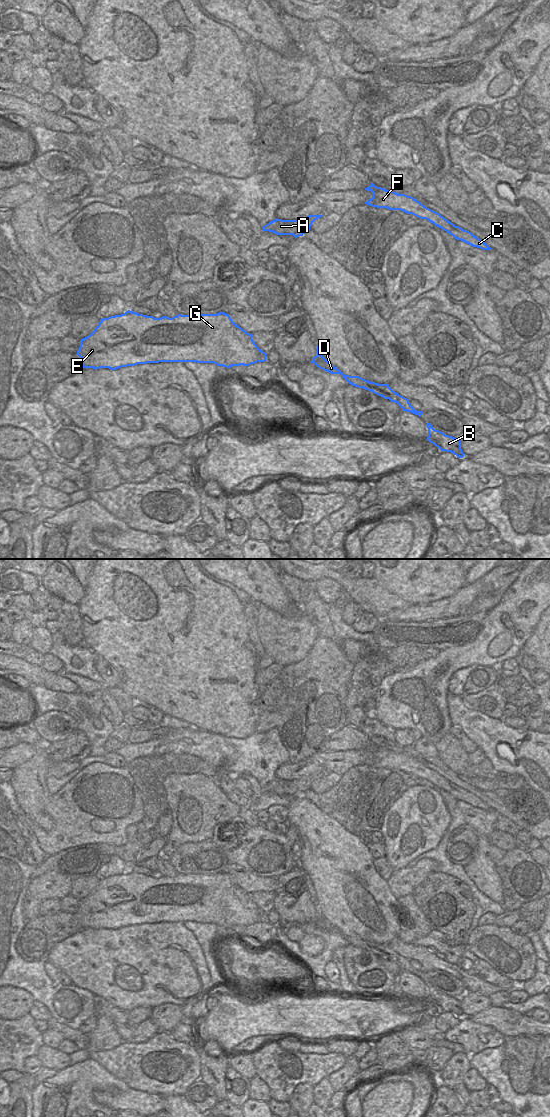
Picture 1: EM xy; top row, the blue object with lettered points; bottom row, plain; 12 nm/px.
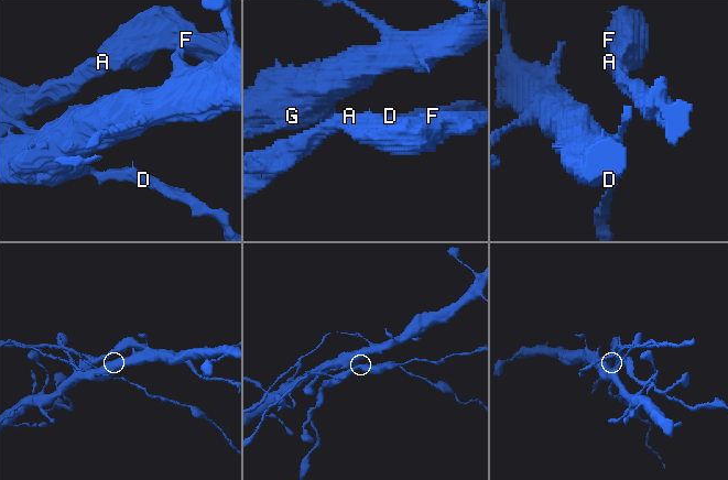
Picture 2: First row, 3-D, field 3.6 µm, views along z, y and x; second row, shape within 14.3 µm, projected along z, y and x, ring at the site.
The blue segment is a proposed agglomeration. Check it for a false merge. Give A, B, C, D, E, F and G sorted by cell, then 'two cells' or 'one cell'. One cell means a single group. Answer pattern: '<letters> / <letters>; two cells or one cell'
A B C D F / E G; two cells

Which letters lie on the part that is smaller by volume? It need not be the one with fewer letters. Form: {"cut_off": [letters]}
{"cut_off": ["A", "B", "C", "D", "F"]}

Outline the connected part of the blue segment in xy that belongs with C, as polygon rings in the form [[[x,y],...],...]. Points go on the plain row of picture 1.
[[[371,743],[369,747],[365,748],[365,750],[372,752],[372,758],[368,759],[368,761],[364,764],[377,768],[400,770],[407,774],[412,774],[420,779],[428,780],[435,786],[452,795],[455,799],[461,800],[473,807],[477,807],[482,810],[492,809],[481,799],[474,796],[471,792],[463,790],[459,786],[455,786],[439,773],[425,767],[411,756],[398,754],[381,747],[377,747],[373,743]]]

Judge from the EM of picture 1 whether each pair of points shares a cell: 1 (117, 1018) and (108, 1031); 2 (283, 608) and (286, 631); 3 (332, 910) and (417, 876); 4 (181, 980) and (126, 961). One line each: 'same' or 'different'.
1: different
2: different
3: different
4: same

